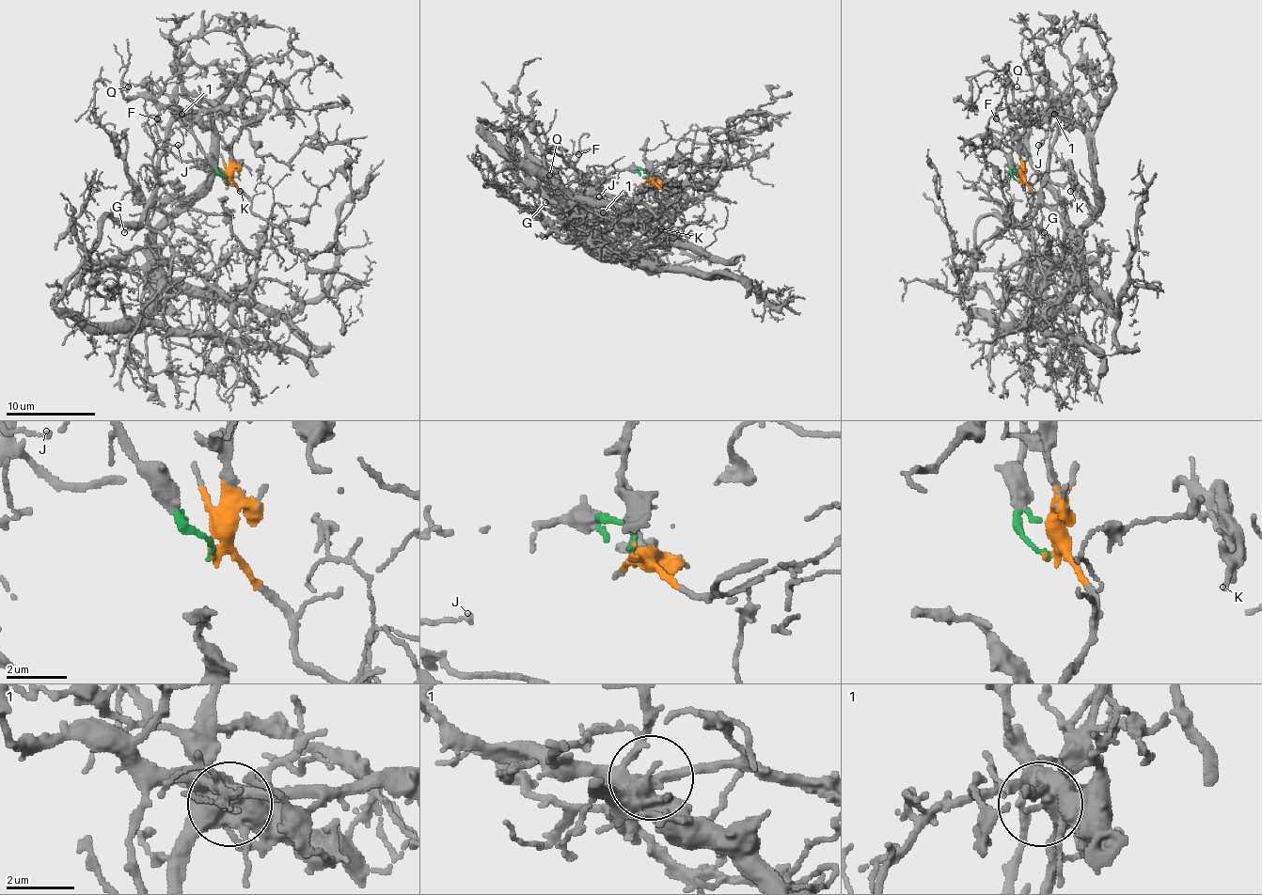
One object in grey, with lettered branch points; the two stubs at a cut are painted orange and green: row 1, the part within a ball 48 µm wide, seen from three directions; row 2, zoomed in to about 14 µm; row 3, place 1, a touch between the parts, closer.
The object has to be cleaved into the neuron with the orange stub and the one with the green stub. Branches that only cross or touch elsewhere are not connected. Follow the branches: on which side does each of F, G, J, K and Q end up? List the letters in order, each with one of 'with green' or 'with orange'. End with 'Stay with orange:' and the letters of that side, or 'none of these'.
F: with orange
G: with orange
J: with green
K: with orange
Q: with green
Stay with orange: F, G, K

